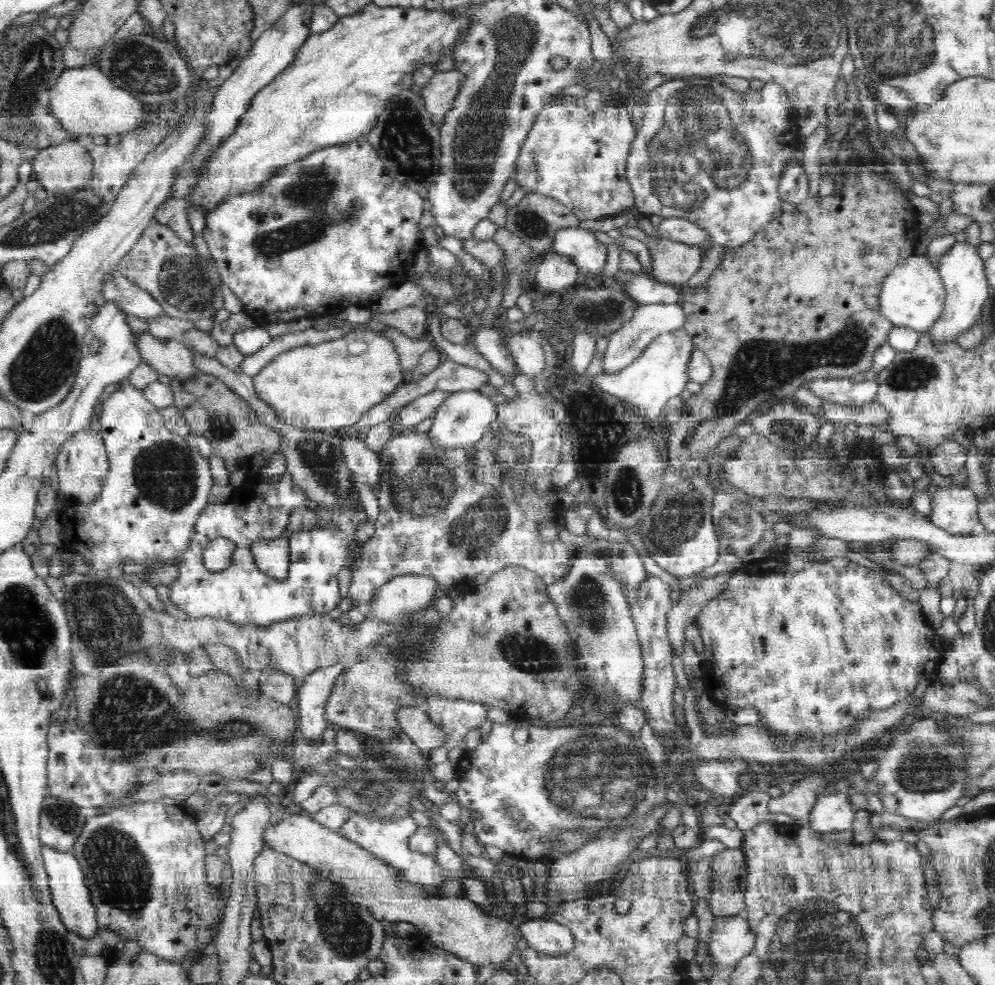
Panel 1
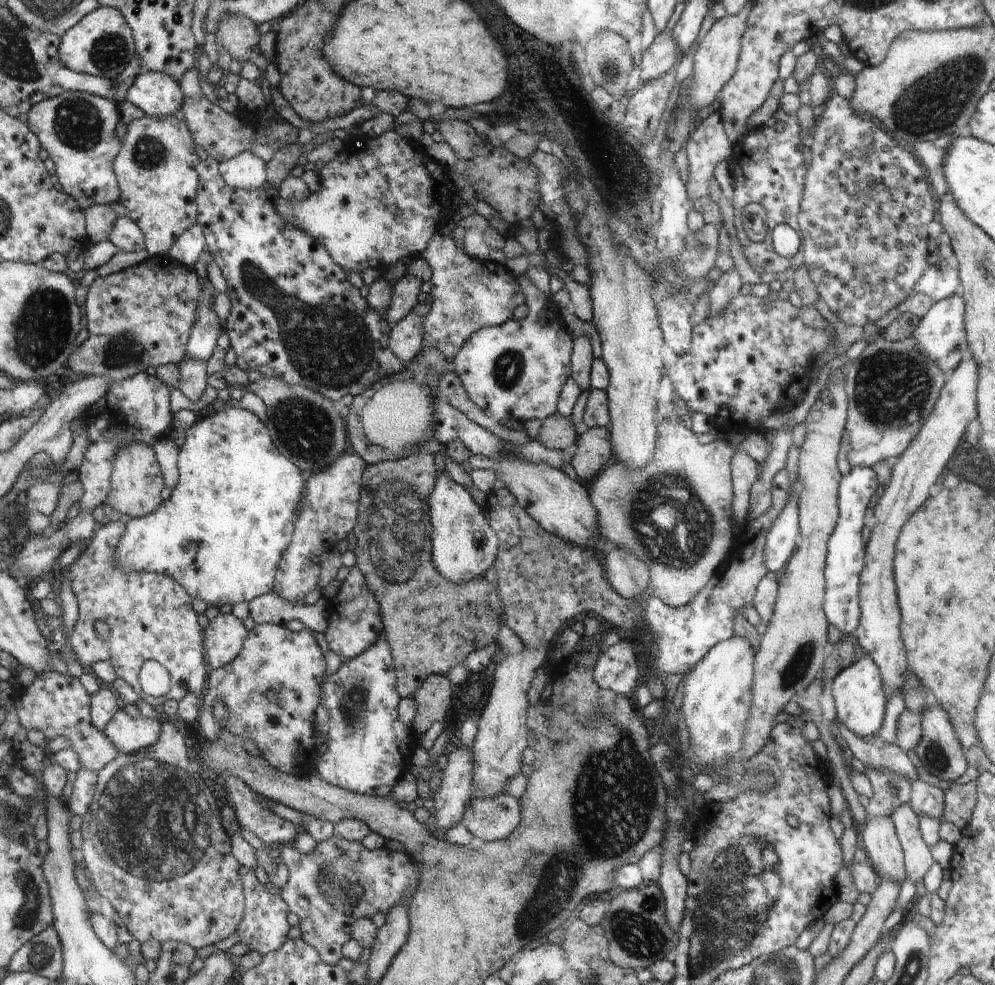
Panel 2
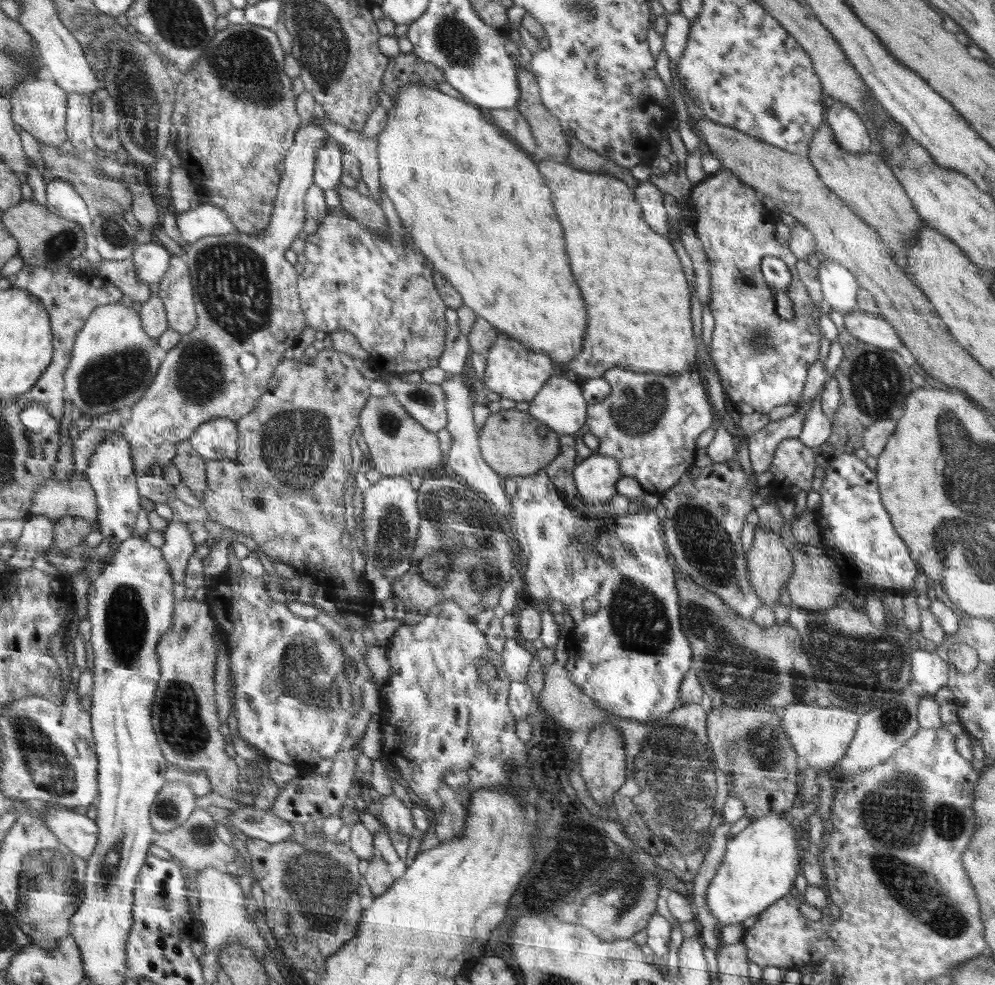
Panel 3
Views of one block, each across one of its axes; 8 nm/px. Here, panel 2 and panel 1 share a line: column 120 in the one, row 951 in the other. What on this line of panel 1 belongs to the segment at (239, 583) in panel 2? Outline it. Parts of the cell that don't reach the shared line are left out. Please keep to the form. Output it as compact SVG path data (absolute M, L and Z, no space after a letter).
M529 918L519 926L527 946L547 955L559 955L575 945L572 929L552 919Z

